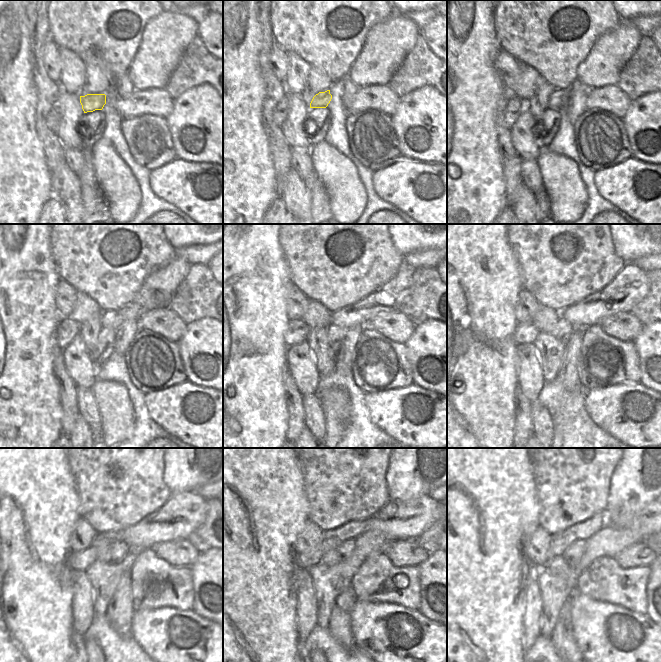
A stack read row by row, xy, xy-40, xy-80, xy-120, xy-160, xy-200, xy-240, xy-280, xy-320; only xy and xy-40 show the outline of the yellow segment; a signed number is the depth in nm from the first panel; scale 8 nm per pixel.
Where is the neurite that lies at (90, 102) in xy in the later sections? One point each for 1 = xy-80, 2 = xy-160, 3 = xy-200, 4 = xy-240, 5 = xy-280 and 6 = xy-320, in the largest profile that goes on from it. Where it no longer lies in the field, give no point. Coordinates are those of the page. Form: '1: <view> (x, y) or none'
1: xy-80 (558, 97)
2: xy-160 (387, 298)
3: xy-200 (630, 286)
4: xy-240 (185, 511)
5: xy-280 (407, 520)
6: xy-320 (623, 529)

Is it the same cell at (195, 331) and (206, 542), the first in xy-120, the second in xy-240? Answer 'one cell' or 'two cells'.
two cells

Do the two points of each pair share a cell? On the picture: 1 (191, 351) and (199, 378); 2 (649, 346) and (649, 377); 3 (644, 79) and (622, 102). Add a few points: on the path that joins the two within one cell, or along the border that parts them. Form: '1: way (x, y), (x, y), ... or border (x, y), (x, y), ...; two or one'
1: way (189, 358), (189, 367), (192, 372); one
2: way (649, 354), (647, 358), (648, 369); one
3: border (616, 85), (631, 100); two

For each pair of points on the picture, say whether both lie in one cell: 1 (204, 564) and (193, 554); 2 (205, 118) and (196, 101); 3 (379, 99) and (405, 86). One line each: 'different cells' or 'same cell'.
1: different cells
2: same cell
3: different cells

